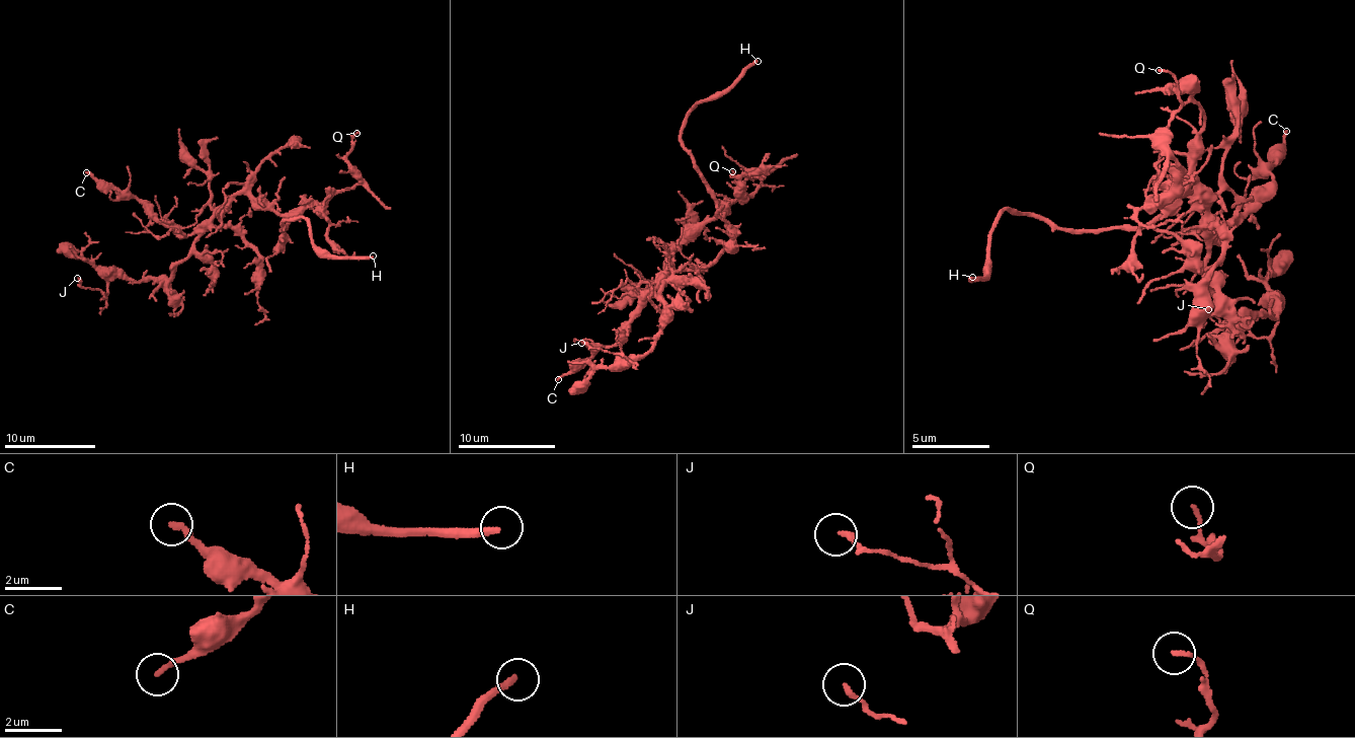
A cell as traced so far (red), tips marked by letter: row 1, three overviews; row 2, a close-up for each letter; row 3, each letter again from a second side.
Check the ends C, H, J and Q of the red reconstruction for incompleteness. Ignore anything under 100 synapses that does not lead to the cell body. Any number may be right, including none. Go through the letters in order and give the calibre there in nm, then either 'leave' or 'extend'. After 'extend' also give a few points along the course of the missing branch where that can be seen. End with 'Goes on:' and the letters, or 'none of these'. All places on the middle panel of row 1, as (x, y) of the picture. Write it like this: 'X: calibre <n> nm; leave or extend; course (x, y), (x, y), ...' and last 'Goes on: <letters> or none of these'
C: calibre 200 nm; leave
H: calibre 240 nm; extend
J: calibre 180 nm; leave
Q: calibre 120 nm; leave
Goes on: H

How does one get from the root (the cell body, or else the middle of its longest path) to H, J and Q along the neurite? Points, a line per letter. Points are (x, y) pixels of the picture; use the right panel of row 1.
H: (1190, 171), (1168, 215), (1141, 227), (1068, 231), (1005, 208), (992, 228), (986, 275), (972, 277)
J: (1190, 171), (1213, 297), (1226, 316), (1272, 318), (1276, 311), (1275, 329), (1256, 337), (1208, 309)
Q: (1190, 171), (1174, 208), (1180, 204), (1172, 190), (1183, 181), (1168, 133), (1181, 105), (1176, 82), (1159, 70)

